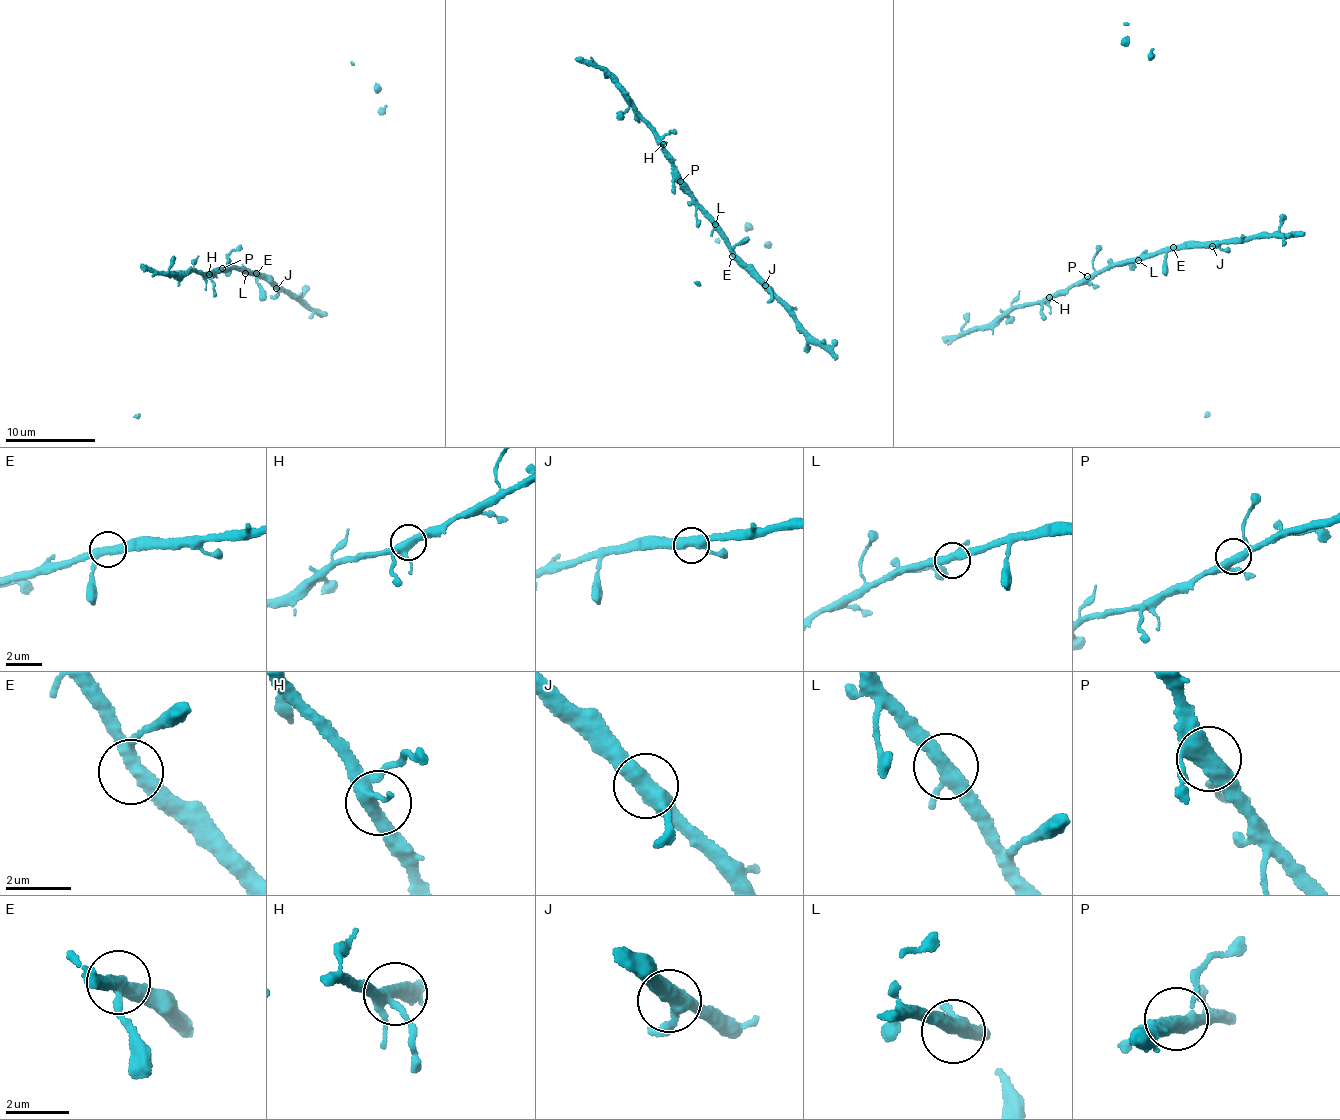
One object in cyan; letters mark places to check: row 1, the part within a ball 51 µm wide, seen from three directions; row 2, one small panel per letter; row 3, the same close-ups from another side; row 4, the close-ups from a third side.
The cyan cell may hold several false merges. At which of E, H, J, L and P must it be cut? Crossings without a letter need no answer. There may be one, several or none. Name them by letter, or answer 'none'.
none

